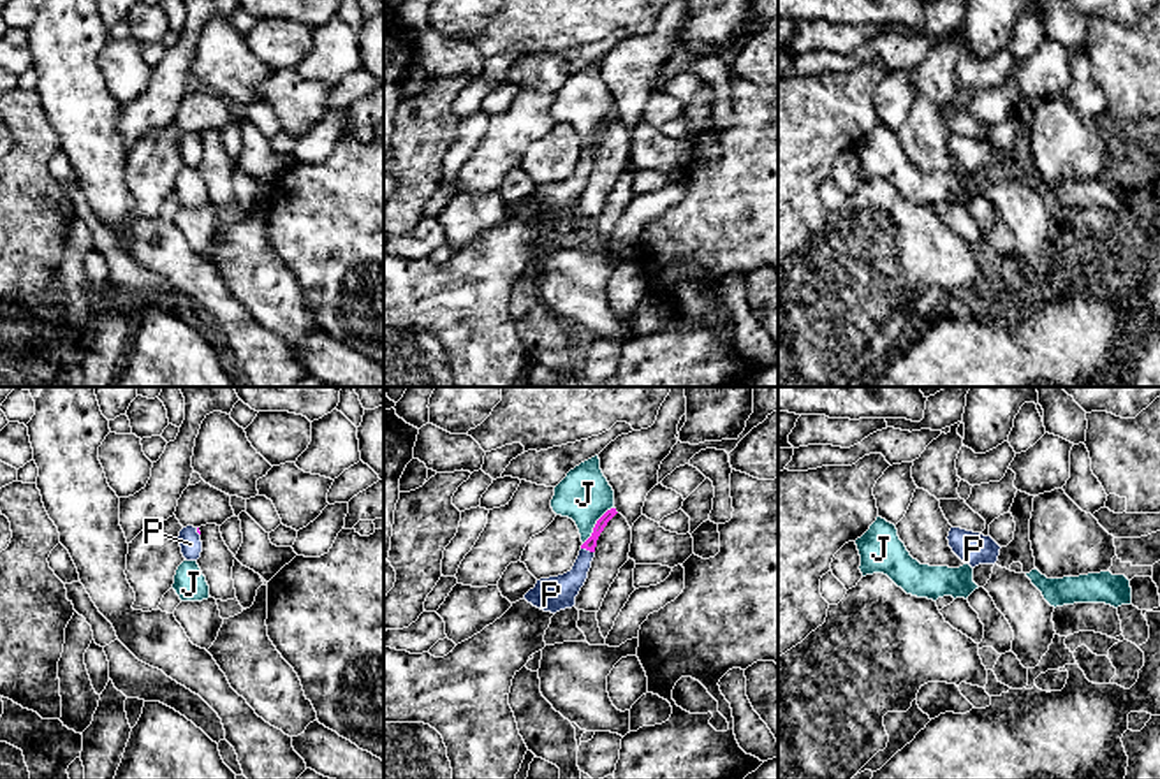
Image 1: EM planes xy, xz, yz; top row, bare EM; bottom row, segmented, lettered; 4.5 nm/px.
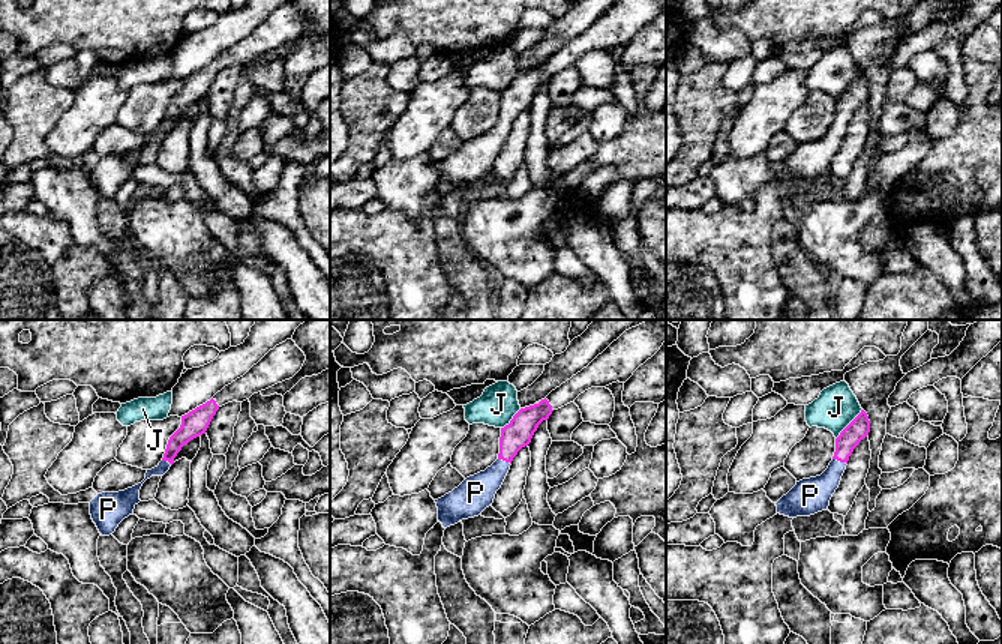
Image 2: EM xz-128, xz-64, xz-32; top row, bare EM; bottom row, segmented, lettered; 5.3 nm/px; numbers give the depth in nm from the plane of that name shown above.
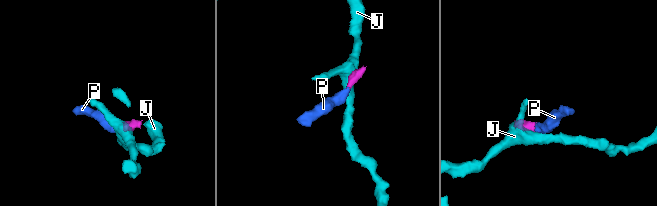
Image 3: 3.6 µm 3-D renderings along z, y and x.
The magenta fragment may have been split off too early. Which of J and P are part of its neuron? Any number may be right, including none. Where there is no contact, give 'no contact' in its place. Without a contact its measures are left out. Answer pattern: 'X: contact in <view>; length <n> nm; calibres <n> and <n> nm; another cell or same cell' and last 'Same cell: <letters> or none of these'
J: contact in xz; length 220 nm; calibres 60 and 240 nm; another cell
P: contact in xz; length 70 nm; calibres 60 and 160 nm; same cell
Same cell: P

